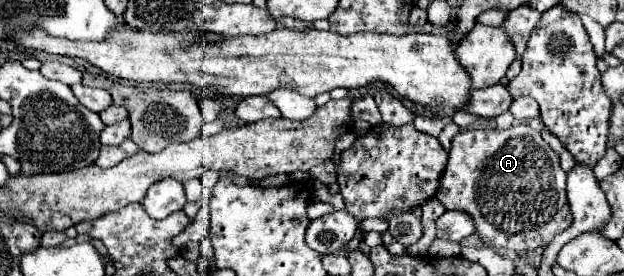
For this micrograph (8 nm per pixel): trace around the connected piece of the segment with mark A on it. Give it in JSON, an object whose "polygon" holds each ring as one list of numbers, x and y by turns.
{"polygon":[[528,123,512,125,510,129,468,129,452,139,448,163,442,171,436,199,446,209,468,211,474,221,480,239,496,249,512,249,518,253,542,247,544,241,552,241,554,235,562,233,572,225,572,211,566,201,566,173,558,163,558,155,542,139,540,131]]}

